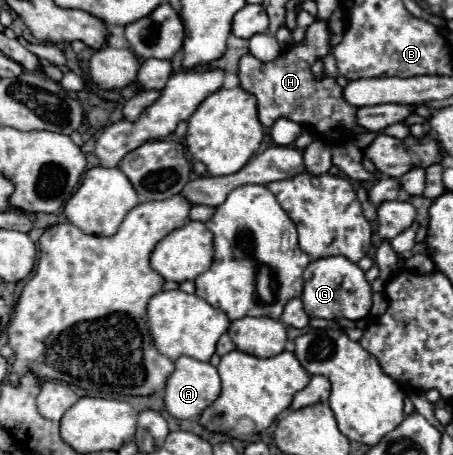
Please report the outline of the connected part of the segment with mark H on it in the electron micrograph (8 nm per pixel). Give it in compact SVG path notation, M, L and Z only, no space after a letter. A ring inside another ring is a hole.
M316 19L308 27L304 41L282 51L278 59L270 63L262 63L250 53L240 59L240 65L242 65L240 87L256 95L258 117L262 125L272 127L276 119L286 117L304 127L310 127L320 139L328 139L330 143L344 141L348 139L348 135L354 135L354 133L368 133L364 127L358 125L356 121L358 109L344 99L344 89L336 83L336 79L326 73L322 73L322 77L318 79L312 73L312 65L318 59L324 59L330 51L332 51L332 45L330 45L328 23L322 19ZM300 105L302 105L302 111L298 109Z

